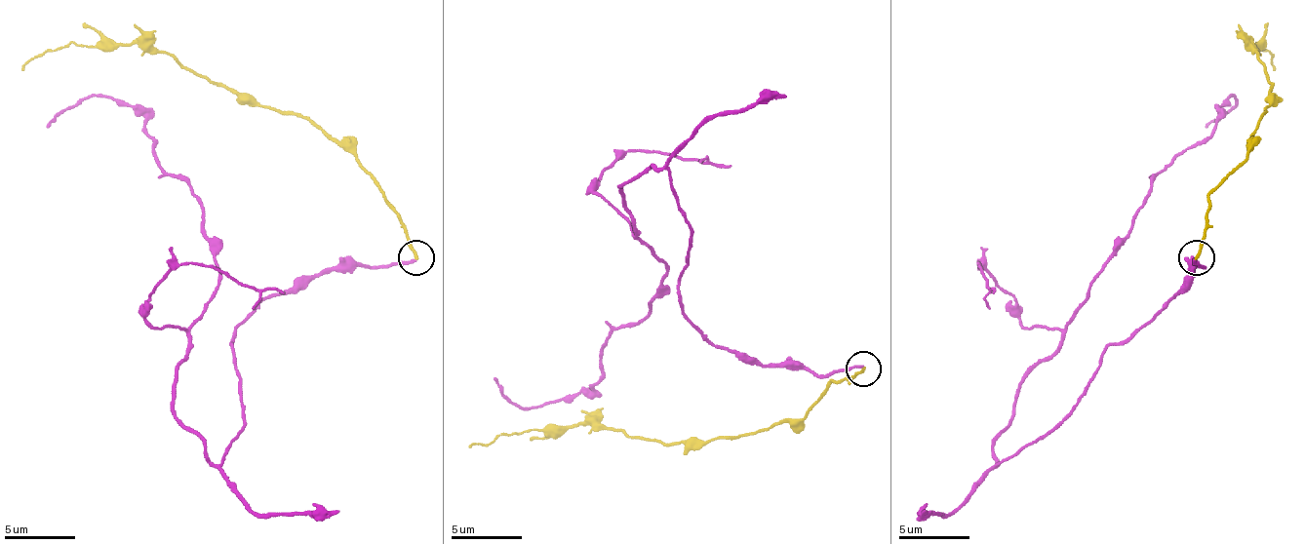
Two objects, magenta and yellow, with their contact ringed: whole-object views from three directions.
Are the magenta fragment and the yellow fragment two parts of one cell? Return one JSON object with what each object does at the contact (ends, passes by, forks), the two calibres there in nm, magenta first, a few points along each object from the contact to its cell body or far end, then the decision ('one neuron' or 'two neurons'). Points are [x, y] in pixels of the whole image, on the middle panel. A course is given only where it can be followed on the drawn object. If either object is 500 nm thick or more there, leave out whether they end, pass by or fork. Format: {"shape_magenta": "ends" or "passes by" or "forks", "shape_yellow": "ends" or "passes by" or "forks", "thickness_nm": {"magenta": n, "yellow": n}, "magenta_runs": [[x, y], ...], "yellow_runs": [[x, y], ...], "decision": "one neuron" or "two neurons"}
{"shape_magenta": "ends", "shape_yellow": "ends", "thickness_nm": {"magenta": 190, "yellow": 200}, "magenta_runs": [[862, 368], [716, 346], [649, 165], [620, 186], [666, 264], [652, 311], [577, 397], [516, 407], [495, 378]], "yellow_runs": [[862, 368], [802, 417], [784, 417], [745, 436], [655, 443], [588, 425], [513, 432], [470, 446]], "decision": "one neuron"}

